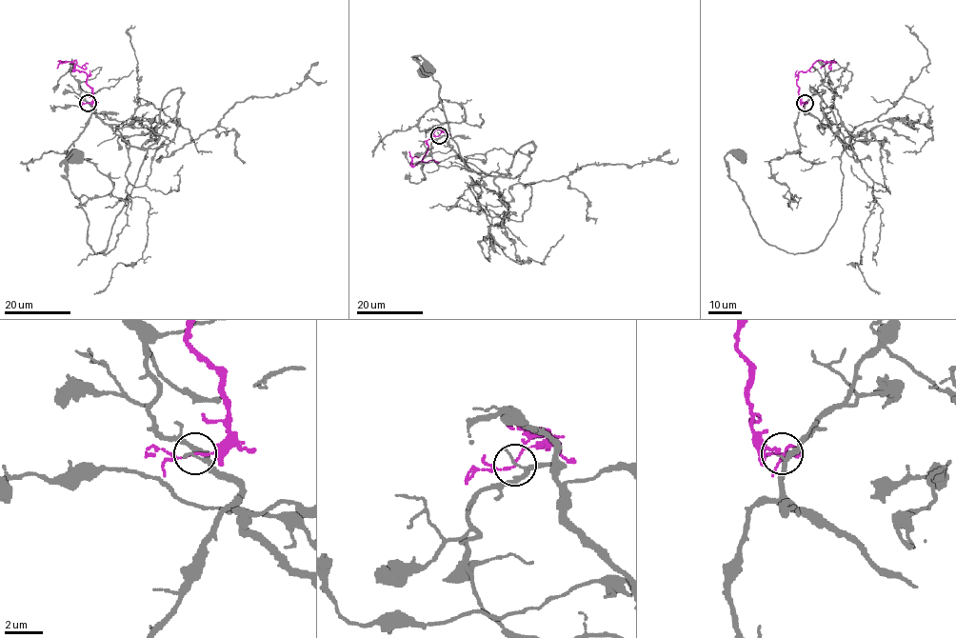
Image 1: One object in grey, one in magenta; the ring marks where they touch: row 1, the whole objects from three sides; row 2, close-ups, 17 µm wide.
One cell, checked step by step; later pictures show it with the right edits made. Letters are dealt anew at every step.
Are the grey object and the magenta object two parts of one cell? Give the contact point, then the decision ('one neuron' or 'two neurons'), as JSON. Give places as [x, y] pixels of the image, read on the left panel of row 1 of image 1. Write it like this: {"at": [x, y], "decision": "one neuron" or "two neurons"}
{"at": [88, 103], "decision": "two neurons"}

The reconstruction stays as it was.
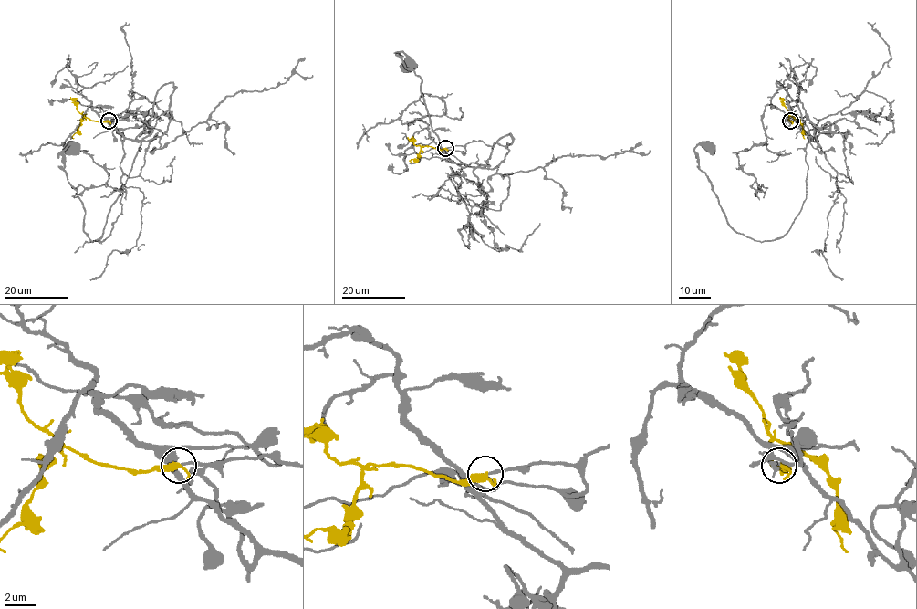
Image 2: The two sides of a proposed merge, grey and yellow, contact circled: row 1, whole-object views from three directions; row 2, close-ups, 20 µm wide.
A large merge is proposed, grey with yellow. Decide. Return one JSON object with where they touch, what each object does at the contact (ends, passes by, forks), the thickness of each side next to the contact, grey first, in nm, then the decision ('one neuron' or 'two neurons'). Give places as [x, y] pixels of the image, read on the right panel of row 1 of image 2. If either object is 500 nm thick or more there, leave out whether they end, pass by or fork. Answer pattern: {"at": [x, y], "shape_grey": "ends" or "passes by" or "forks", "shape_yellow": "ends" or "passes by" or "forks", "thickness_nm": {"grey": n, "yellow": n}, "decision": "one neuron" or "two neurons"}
{"at": [790, 120], "shape_grey": "passes by", "shape_yellow": "passes by", "thickness_nm": {"grey": 110, "yellow": 320}, "decision": "one neuron"}

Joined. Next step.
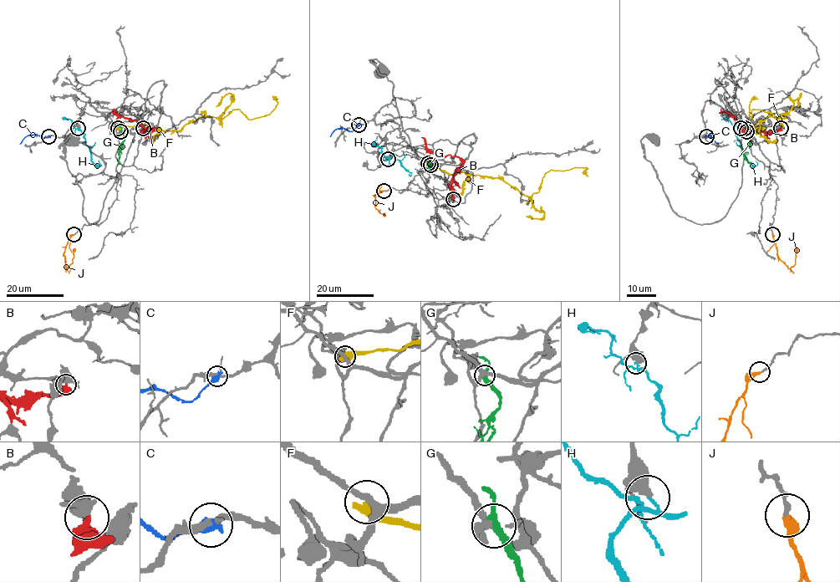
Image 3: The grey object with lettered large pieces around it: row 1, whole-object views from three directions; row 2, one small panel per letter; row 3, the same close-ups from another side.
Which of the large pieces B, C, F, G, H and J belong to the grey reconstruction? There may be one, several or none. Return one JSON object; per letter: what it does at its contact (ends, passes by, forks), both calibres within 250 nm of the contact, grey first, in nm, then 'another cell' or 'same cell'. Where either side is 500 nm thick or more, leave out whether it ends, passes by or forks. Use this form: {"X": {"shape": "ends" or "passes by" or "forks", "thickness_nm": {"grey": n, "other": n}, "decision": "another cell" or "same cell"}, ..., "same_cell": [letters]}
{"B": {"shape": "ends", "thickness_nm": {"grey": 440, "other": 480}, "decision": "another cell"}, "C": {"shape": "ends", "thickness_nm": {"grey": 240, "other": 480}, "decision": "another cell"}, "F": {"thickness_nm": {"grey": 280, "other": 550}, "decision": "another cell"}, "G": {"shape": "passes by", "thickness_nm": {"grey": 300, "other": 320}, "decision": "another cell"}, "H": {"shape": "passes by", "thickness_nm": {"grey": 460, "other": 110}, "decision": "another cell"}, "J": {"shape": "ends", "thickness_nm": {"grey": 200, "other": 360}, "decision": "same cell"}, "same_cell": ["J"]}

